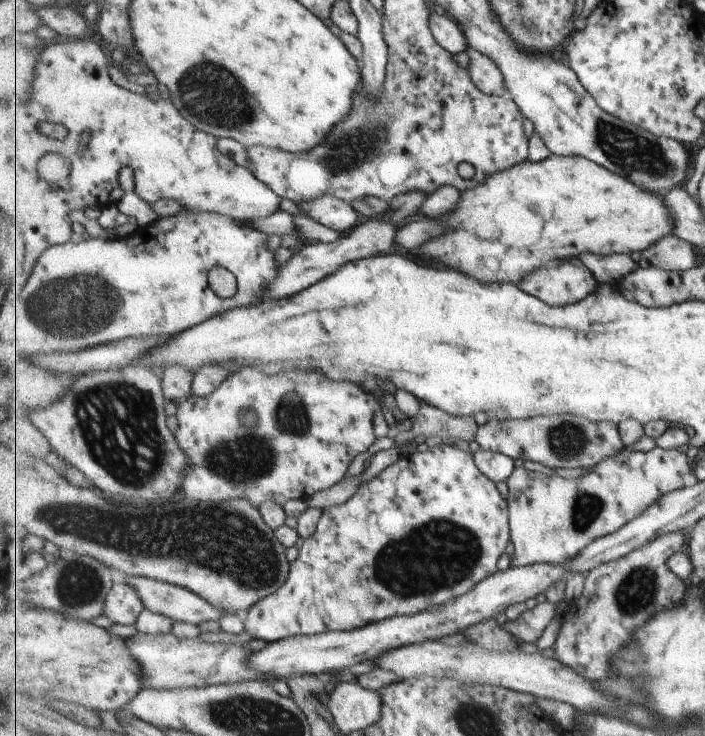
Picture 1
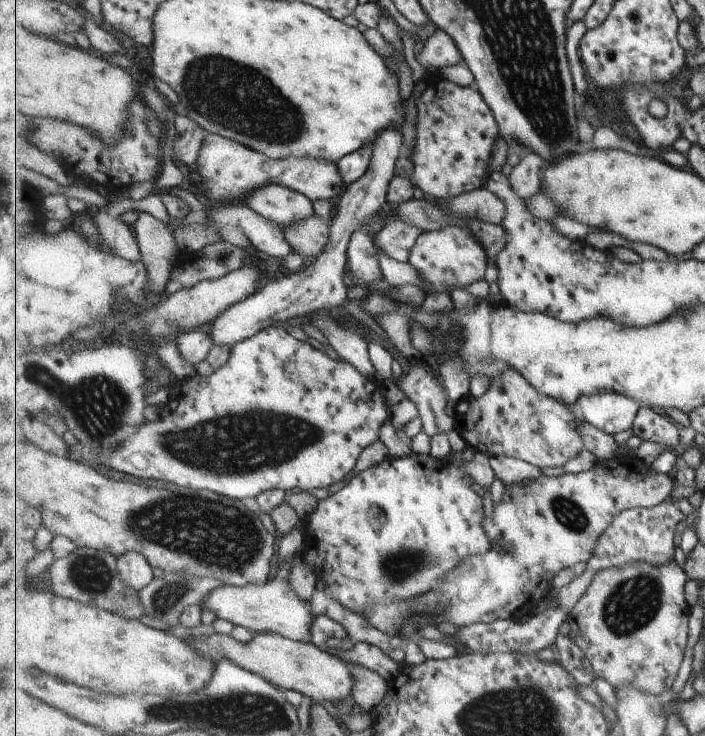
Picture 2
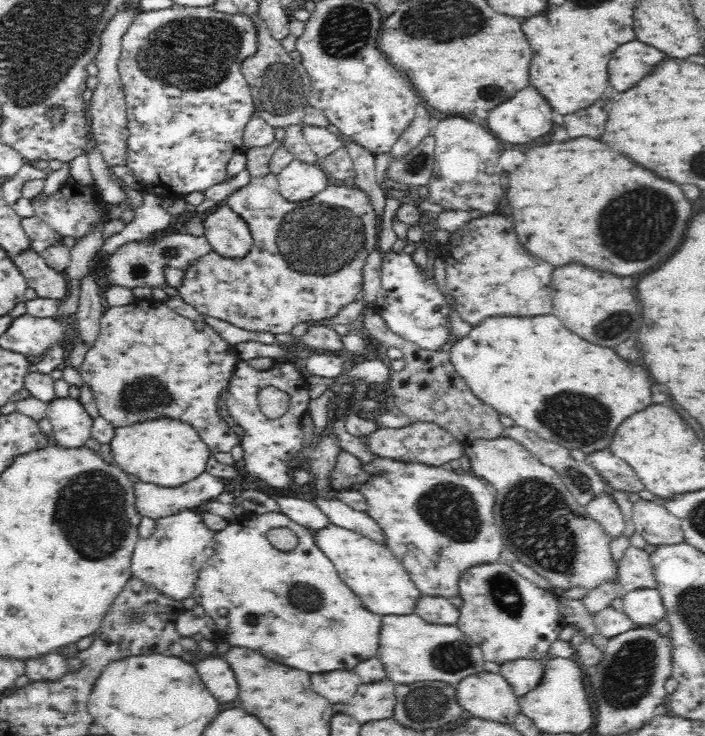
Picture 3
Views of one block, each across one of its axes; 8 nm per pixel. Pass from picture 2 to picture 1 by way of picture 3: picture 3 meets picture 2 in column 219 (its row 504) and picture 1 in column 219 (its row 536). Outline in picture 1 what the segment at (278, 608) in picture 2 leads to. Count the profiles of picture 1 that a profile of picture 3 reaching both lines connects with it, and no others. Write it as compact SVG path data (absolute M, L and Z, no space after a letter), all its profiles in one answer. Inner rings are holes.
M129 575L126 582L139 593L140 599L144 602L145 609L165 615L174 620L174 622L196 625L201 624L201 622L207 622L207 620L217 621L223 613L227 612L217 608L217 606L211 604L203 596L198 595L196 591L189 590L188 587L177 586L174 583L149 578L145 575Z

